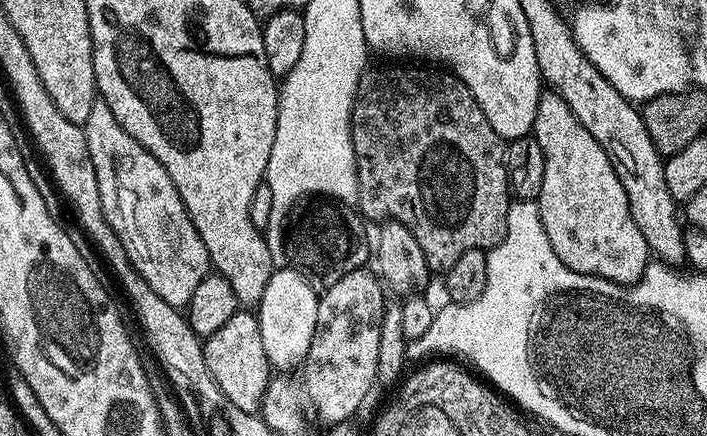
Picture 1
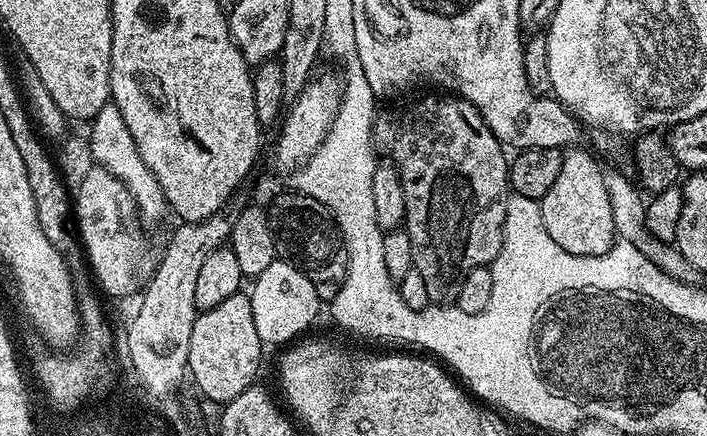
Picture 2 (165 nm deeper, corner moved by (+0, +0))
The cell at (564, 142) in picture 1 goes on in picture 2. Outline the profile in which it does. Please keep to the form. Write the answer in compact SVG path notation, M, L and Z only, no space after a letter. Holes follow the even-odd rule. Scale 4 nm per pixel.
M584 146L569 147L564 152L558 179L539 200L542 222L546 222L550 238L554 238L562 250L575 256L601 256L618 239L614 213L610 210L610 194L606 194L605 169L600 169L599 162L595 160L597 157L589 152Z

